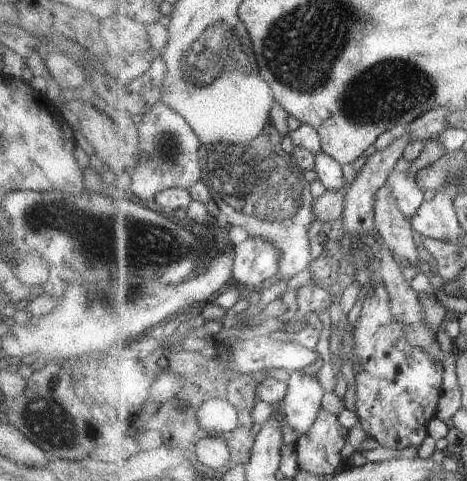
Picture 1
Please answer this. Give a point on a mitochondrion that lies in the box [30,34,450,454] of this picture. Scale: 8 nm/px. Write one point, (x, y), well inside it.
(258, 187)

